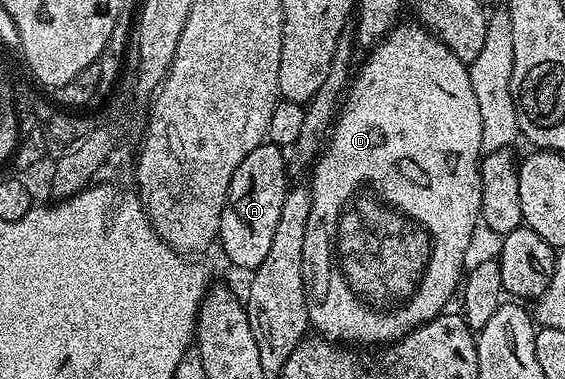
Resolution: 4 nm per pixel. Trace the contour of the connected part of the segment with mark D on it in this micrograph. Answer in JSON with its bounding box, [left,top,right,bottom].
[303,22,485,346]

